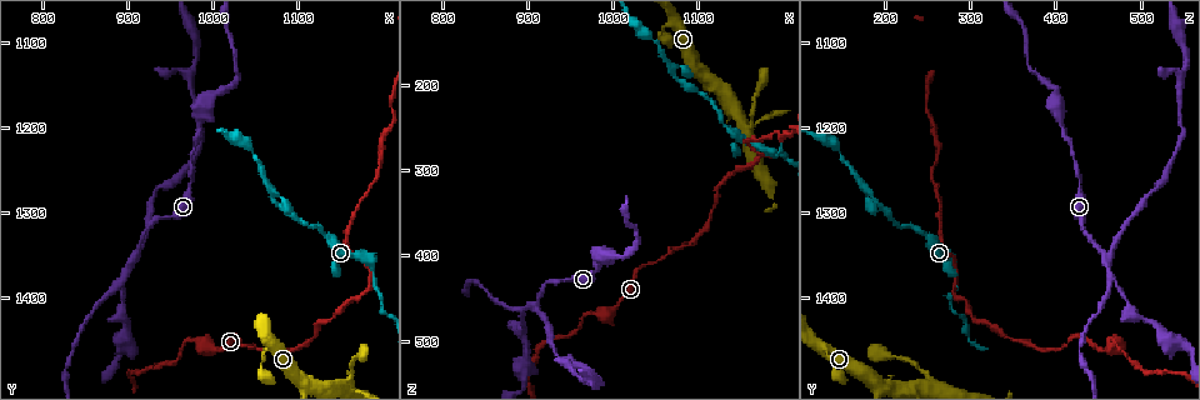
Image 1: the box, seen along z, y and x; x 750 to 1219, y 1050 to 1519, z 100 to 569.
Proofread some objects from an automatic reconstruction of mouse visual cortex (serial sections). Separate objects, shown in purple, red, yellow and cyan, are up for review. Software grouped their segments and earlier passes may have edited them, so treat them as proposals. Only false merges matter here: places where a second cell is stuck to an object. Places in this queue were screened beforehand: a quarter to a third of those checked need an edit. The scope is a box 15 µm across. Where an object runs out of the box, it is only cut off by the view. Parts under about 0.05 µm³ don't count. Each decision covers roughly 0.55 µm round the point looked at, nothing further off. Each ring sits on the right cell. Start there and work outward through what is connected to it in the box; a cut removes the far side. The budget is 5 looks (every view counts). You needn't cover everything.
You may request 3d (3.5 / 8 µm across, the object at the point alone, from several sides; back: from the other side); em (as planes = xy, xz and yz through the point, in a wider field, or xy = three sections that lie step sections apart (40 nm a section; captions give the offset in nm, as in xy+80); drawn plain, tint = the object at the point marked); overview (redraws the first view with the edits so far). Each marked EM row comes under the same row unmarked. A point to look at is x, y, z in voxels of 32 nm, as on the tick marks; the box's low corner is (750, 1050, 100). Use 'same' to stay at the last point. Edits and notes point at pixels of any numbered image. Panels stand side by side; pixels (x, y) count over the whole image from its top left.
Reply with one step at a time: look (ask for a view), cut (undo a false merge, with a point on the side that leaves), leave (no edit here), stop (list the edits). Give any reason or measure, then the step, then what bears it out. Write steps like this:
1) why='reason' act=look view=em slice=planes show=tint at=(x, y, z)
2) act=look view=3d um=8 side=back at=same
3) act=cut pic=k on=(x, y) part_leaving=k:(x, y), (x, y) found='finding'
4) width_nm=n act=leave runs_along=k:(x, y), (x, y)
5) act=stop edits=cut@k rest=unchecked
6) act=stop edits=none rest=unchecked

why='sharp bend' act=look view=3d um=3.5 at=(1070, 1280, 180)

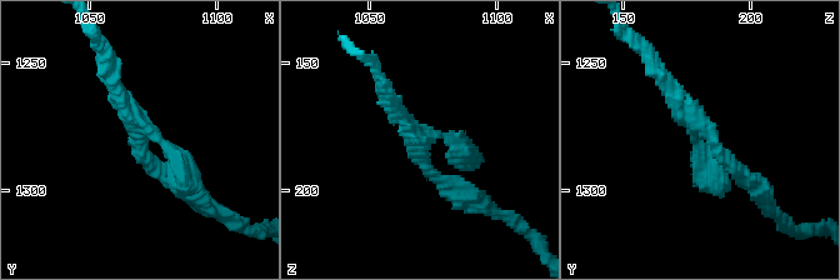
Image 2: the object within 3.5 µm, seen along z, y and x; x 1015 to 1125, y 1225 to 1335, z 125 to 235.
arms=3 arm_widths_nm=200,200,300 act=look view=em slice=xy step=2 show=tint at=(1071, 1276, 183)

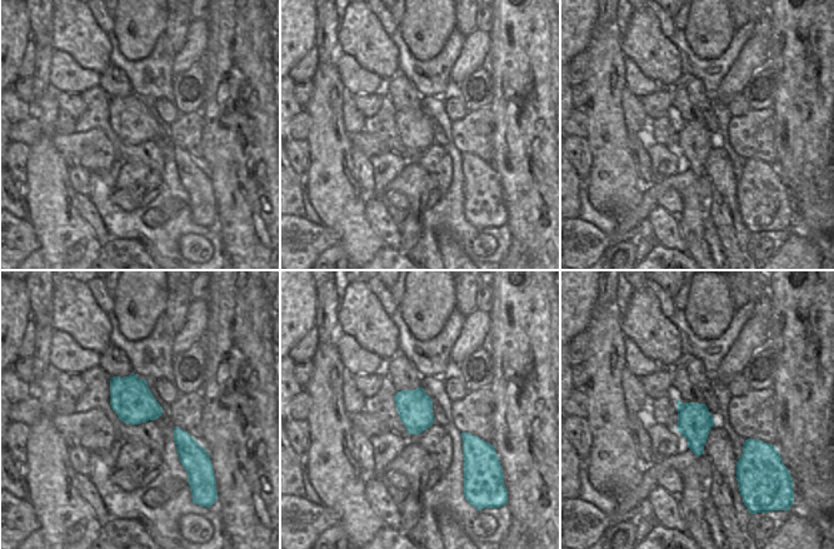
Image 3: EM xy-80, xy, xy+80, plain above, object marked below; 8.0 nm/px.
act=look view=em slice=xy step=3 show=tint at=same

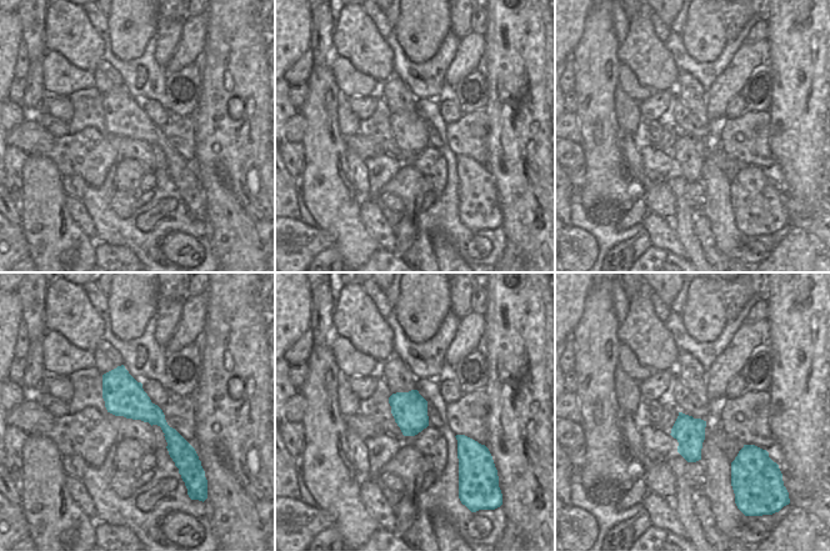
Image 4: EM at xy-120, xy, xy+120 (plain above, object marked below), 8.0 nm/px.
act=leave found='one cell here'

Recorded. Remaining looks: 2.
why='three arms meet' act=look view=3d um=3.5 at=(895, 1375, 460)

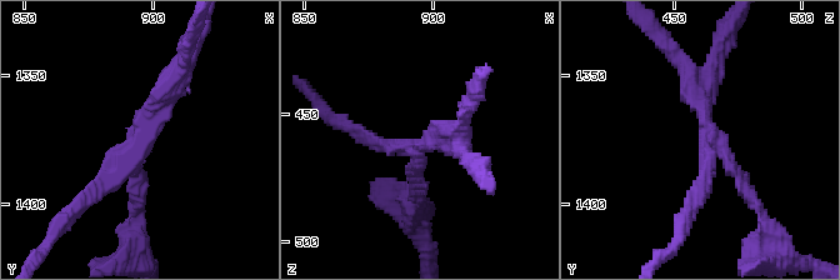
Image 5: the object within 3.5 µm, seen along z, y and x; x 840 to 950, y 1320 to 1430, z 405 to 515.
arms=3 arm_widths_nm=150,200,250 why='now the EM' act=look view=em slice=xy step=1 show=tint at=(894, 1371, 464)

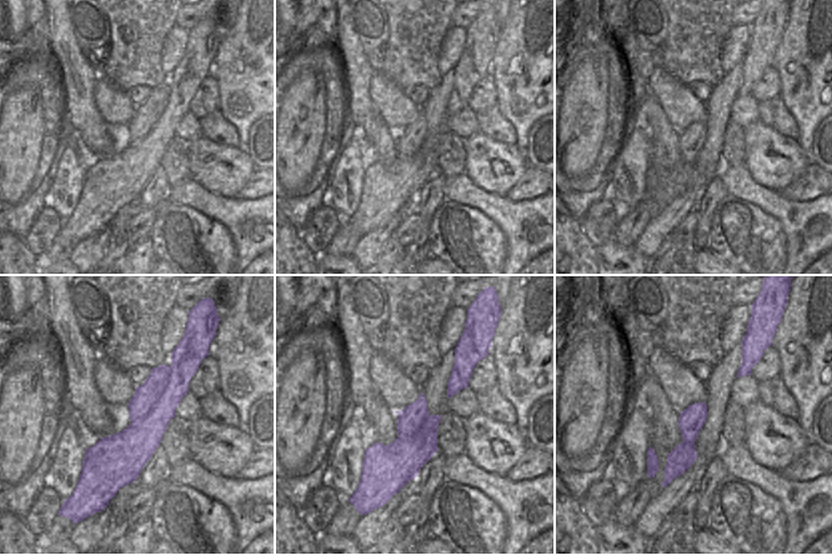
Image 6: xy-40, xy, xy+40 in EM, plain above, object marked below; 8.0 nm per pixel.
act=cut pic=5 on=(106, 183) found='two cells meet here'

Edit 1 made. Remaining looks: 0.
act=stop edits=cut@5 rest=unchecked

